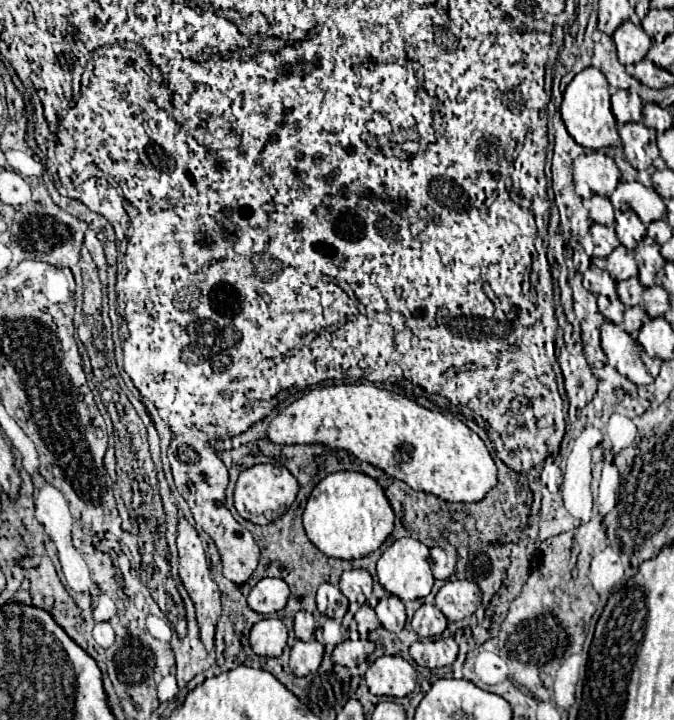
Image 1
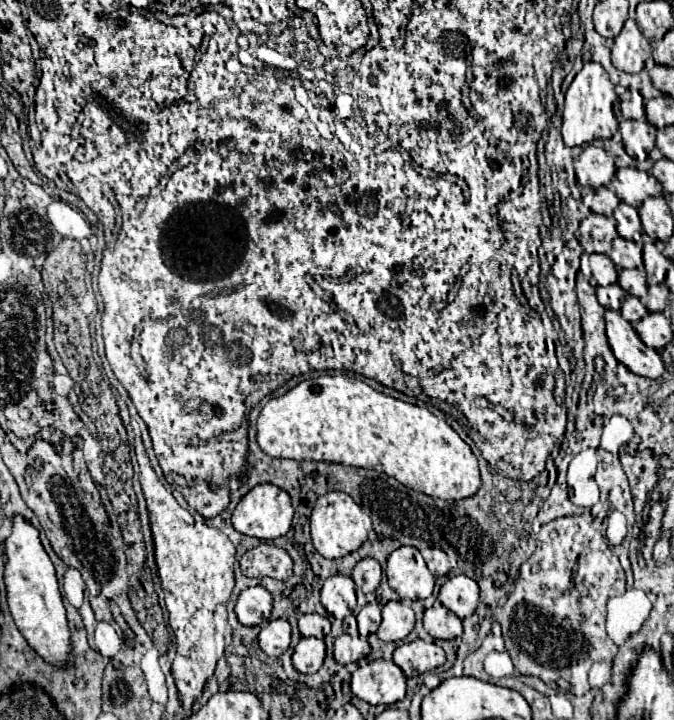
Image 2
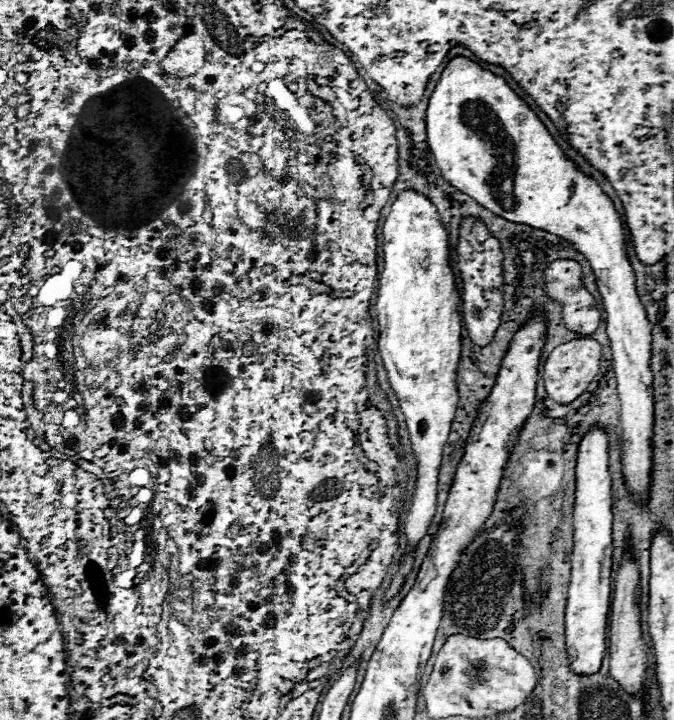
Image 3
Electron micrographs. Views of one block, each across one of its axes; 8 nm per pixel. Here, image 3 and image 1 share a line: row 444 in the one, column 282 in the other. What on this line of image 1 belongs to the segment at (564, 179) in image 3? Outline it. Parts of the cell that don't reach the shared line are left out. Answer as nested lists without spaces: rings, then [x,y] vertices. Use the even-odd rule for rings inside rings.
[[[264,618],[250,630],[250,646],[258,656],[280,656],[286,640],[288,632],[280,618]]]

